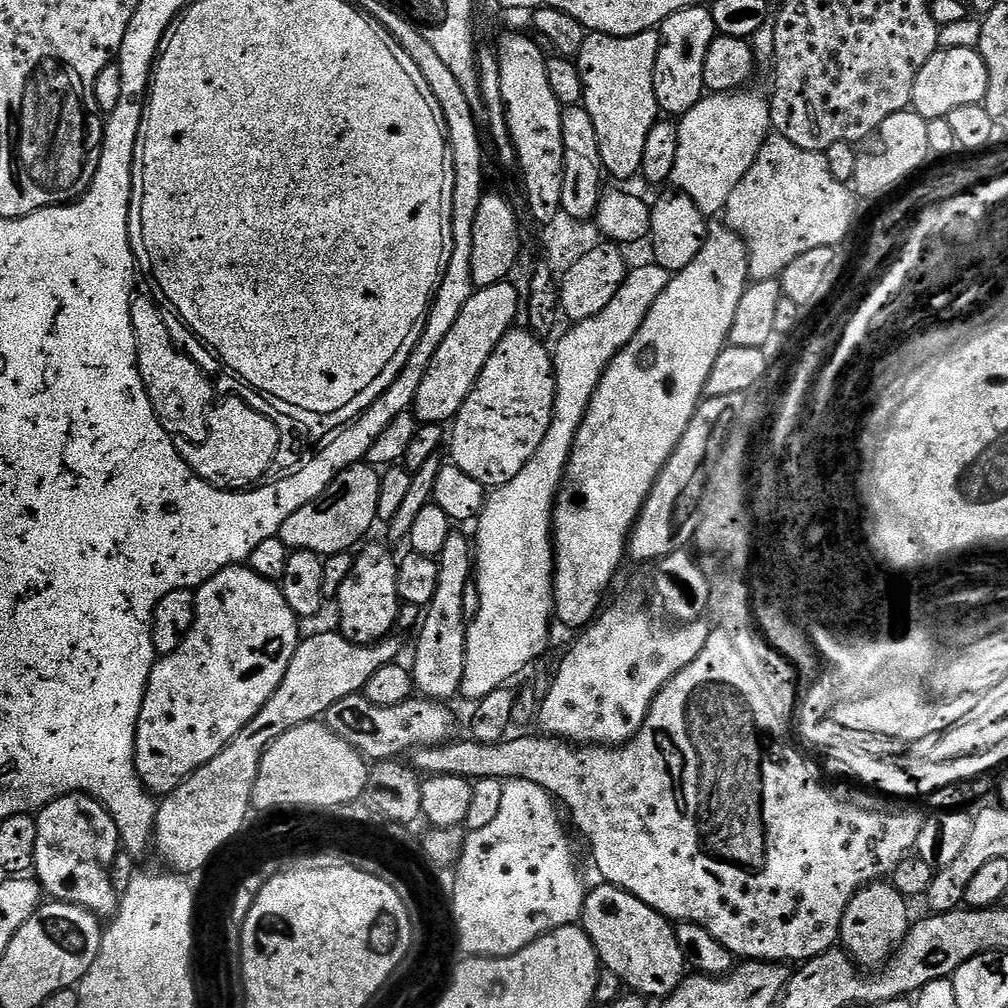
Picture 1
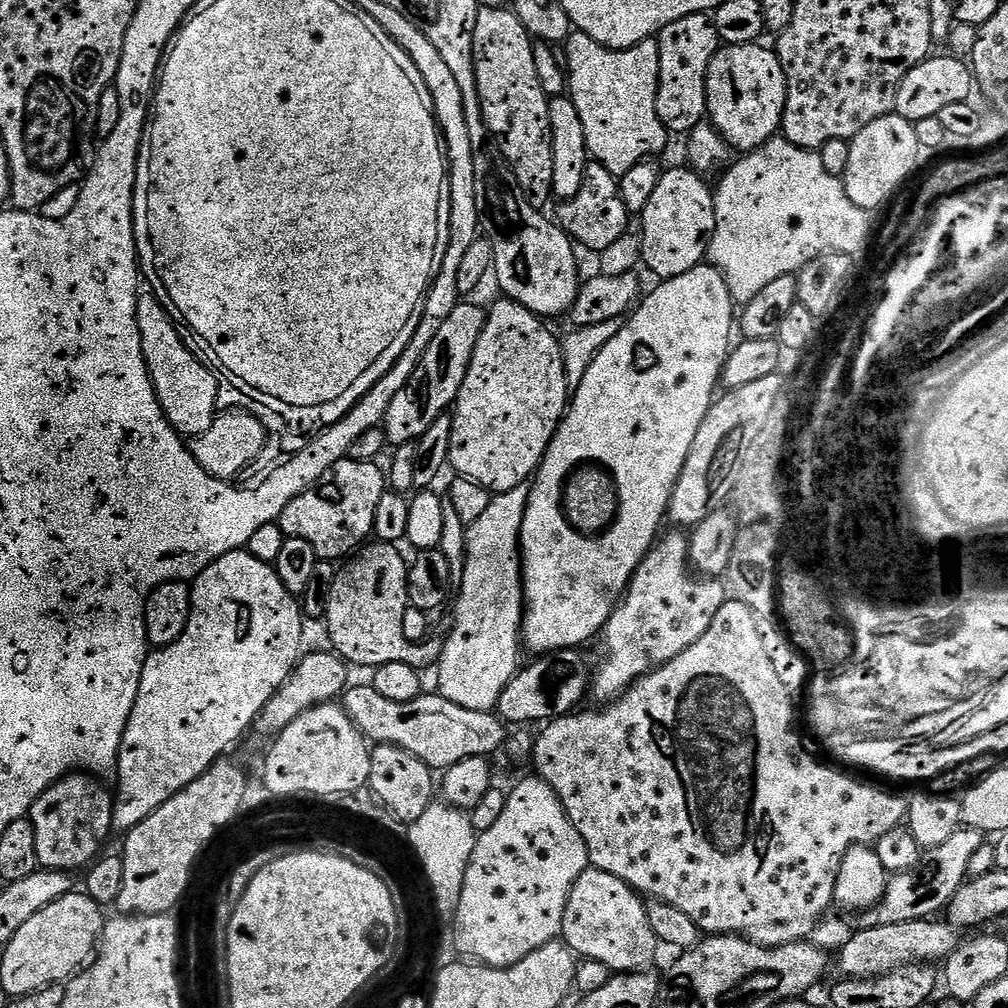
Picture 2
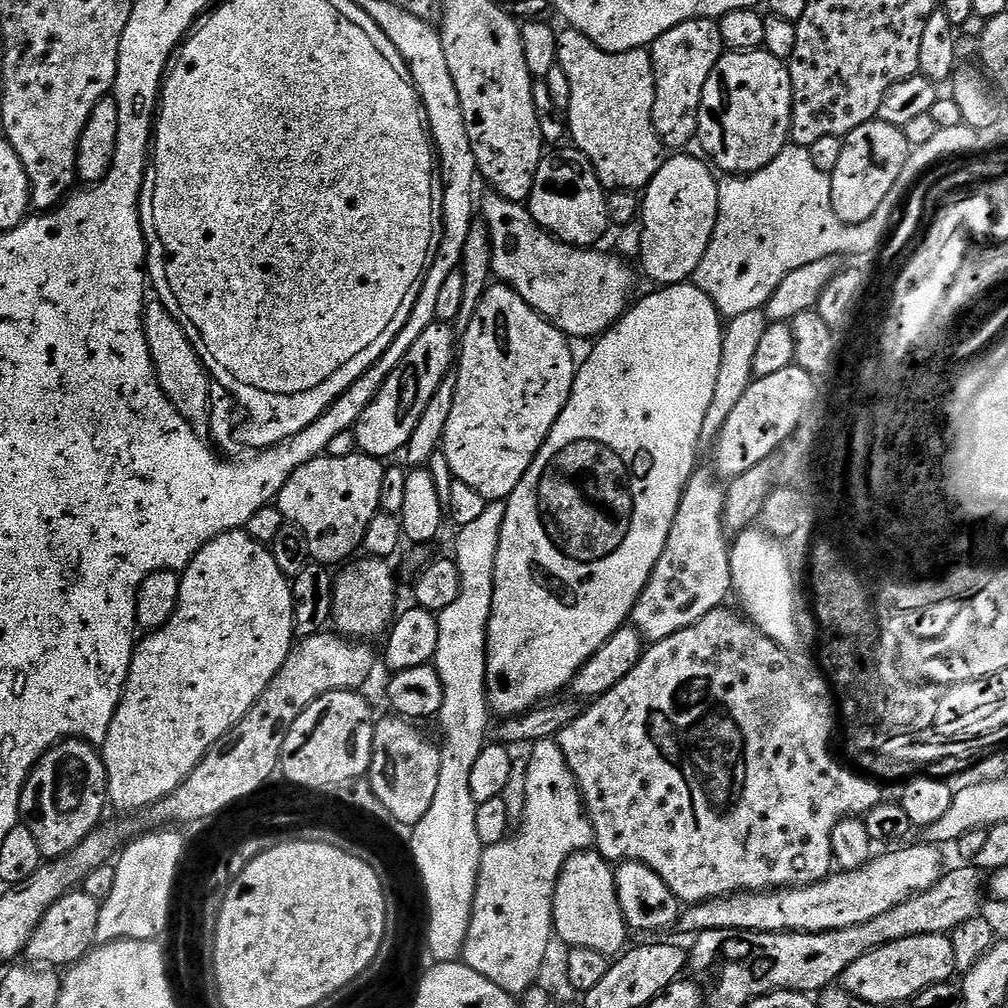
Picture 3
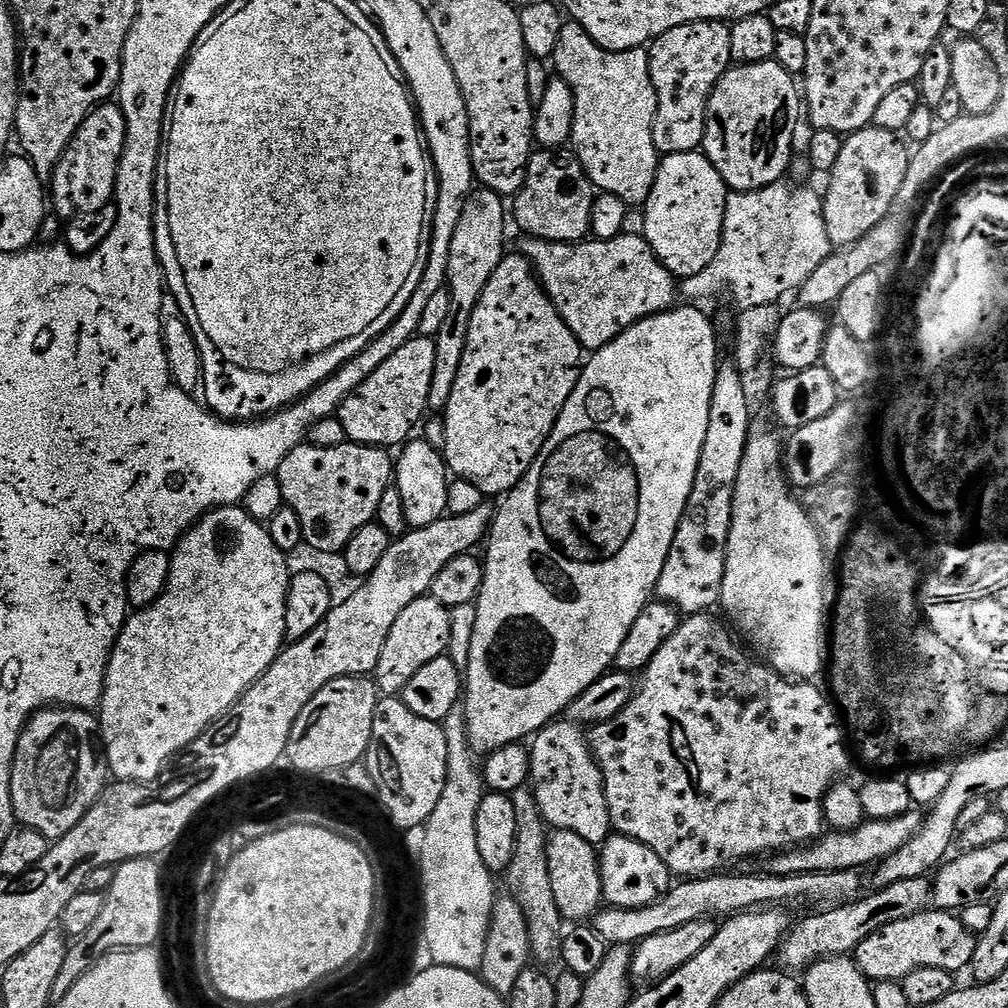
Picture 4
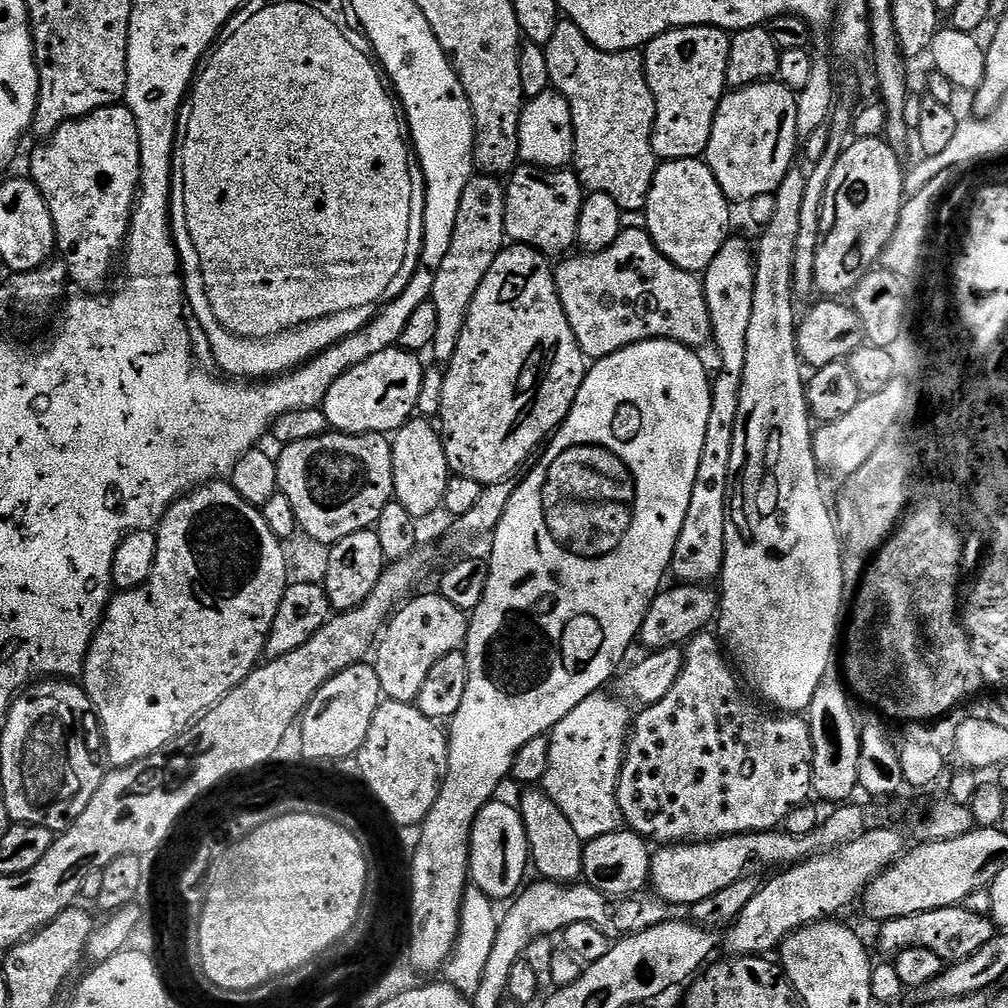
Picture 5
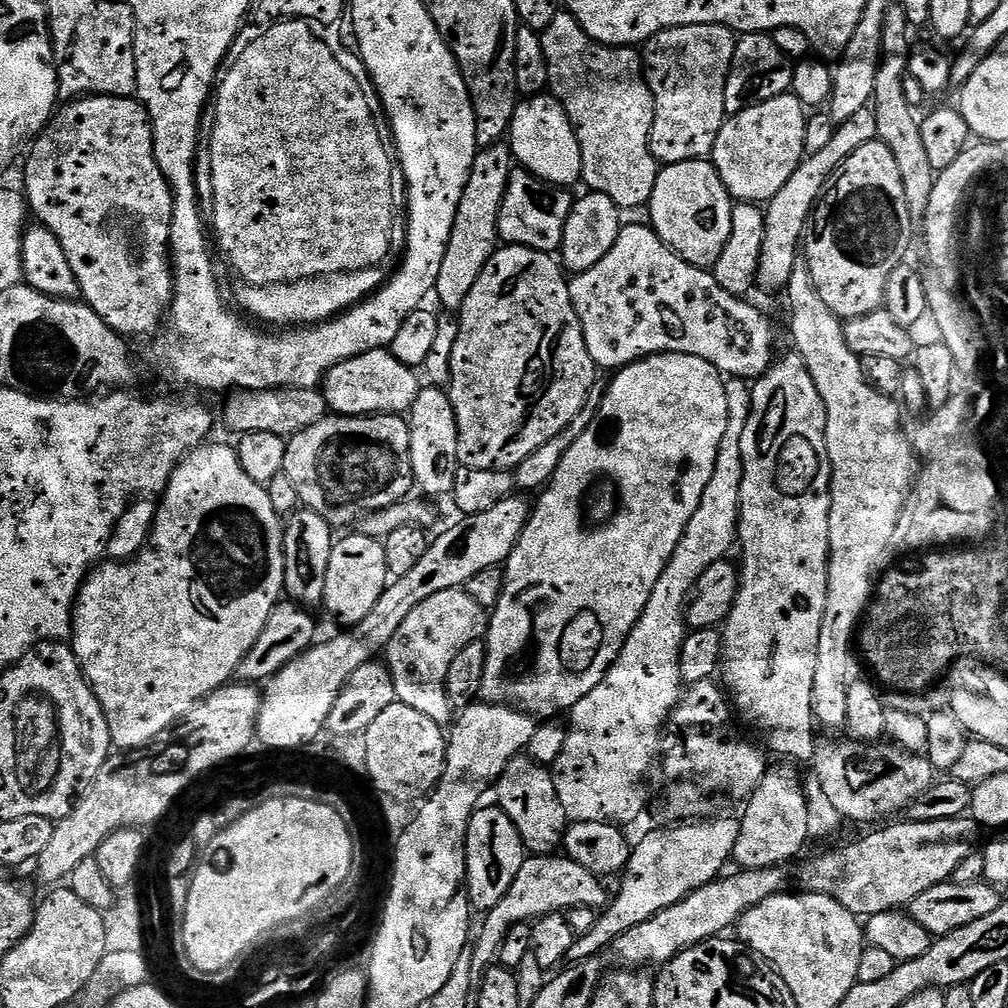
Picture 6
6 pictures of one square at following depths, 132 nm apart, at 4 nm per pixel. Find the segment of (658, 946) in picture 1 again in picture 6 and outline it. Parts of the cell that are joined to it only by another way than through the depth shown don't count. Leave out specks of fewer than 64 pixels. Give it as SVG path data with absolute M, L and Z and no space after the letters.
M521 754L512 759L494 785L498 806L514 822L525 849L532 854L552 854L563 845L564 834L570 823L568 815L558 802L558 790L554 790L554 778L545 765L534 762L532 757Z

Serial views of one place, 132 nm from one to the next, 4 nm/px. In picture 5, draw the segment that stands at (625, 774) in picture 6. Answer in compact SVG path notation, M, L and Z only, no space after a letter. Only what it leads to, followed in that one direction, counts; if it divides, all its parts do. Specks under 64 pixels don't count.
M601 690L590 694L548 736L550 758L542 790L566 814L574 834L581 842L602 838L602 834L621 831L622 817L616 791L624 765L624 750L634 712L615 694Z

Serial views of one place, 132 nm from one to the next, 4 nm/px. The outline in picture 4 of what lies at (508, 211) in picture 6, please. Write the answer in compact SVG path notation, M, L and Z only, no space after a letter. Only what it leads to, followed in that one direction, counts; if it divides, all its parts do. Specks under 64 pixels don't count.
M536 150L528 159L524 185L514 197L516 224L525 232L525 237L572 246L589 235L594 199L592 181L580 165L580 157L566 151Z

